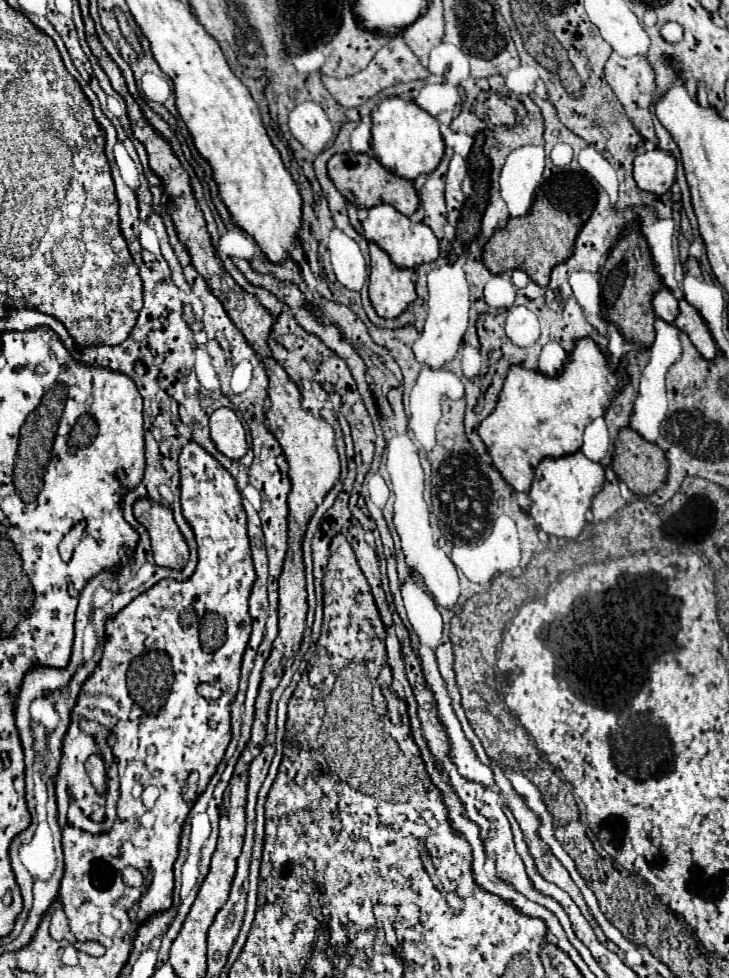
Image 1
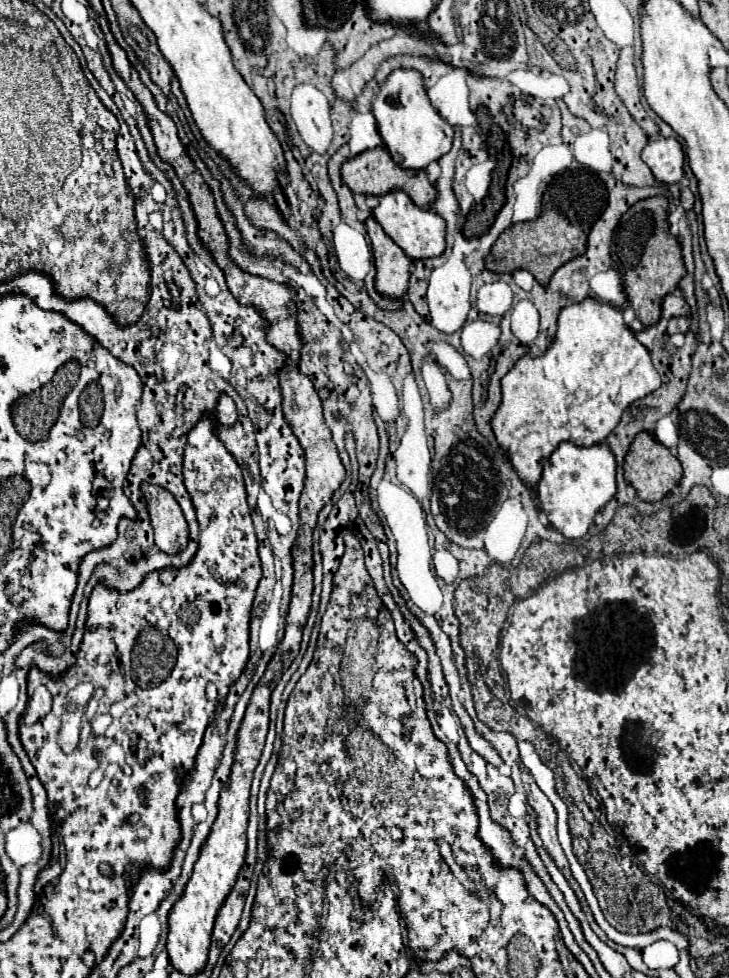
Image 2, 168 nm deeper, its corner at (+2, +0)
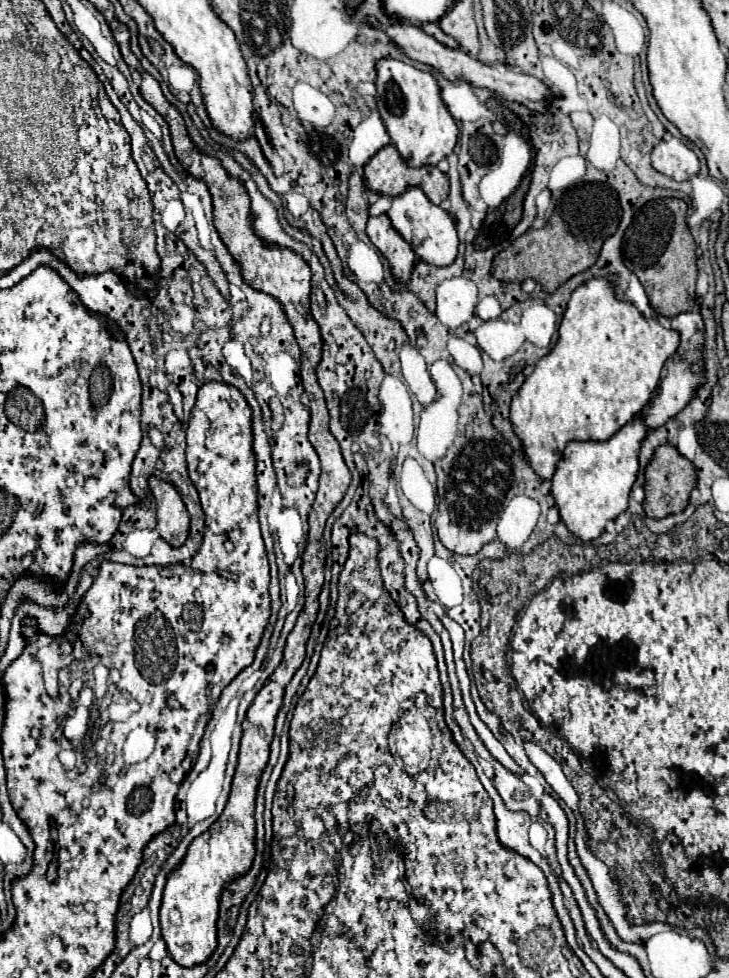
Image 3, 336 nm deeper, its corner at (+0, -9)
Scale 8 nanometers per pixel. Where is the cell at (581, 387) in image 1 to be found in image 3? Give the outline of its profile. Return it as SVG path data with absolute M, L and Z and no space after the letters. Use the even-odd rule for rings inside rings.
M594 278L572 292L568 308L560 322L560 338L548 356L536 362L534 372L524 380L520 390L514 394L510 404L510 422L514 434L520 438L526 460L540 480L550 480L556 462L560 460L566 444L572 440L606 442L626 422L630 422L652 398L660 370L668 358L678 350L680 334L658 324L658 318L644 320L644 316L624 300L614 296L606 278Z

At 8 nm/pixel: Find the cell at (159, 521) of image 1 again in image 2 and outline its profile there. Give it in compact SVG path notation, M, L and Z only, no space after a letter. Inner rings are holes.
M142 483L142 493L152 517L156 545L168 555L180 553L188 545L188 523L178 501L170 491L152 483Z

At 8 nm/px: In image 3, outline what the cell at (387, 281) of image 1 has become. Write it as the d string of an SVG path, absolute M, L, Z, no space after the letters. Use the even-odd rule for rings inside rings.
M386 214L368 220L368 238L388 260L390 272L394 274L396 282L406 286L416 264L416 254L412 252L410 244L404 242L404 238L392 228Z

